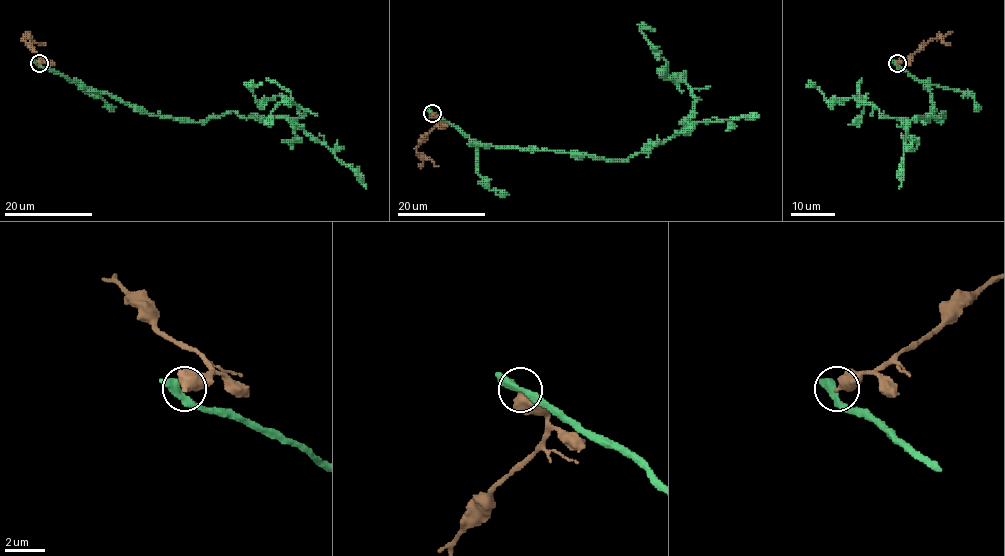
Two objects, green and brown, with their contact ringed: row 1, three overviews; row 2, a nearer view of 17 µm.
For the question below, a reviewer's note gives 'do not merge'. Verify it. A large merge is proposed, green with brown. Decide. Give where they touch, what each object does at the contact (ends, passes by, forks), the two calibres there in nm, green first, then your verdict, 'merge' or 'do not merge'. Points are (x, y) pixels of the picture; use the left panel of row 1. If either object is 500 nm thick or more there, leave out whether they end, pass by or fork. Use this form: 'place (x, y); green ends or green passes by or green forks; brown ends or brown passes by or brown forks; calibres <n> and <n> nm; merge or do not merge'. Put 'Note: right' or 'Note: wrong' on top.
Note: right
place (39, 63); calibres 380 and 550 nm; do not merge

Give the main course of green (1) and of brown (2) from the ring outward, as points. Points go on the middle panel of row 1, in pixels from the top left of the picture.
1: (431, 112), (481, 144), (628, 160), (673, 138), (694, 101), (641, 30), (655, 30)
2: (432, 112), (438, 123), (417, 149), (439, 166)

